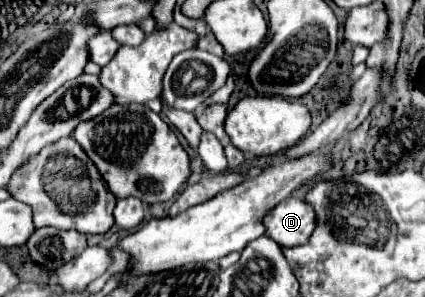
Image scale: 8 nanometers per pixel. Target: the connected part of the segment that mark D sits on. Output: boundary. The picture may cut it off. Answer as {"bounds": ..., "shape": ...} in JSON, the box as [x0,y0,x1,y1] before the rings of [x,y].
{"bounds":[262,198,314,248],"shape":[[[286,198],[272,208],[262,222],[266,226],[266,236],[270,236],[282,248],[298,246],[314,232],[314,210],[310,210],[310,206],[298,198]]]}

